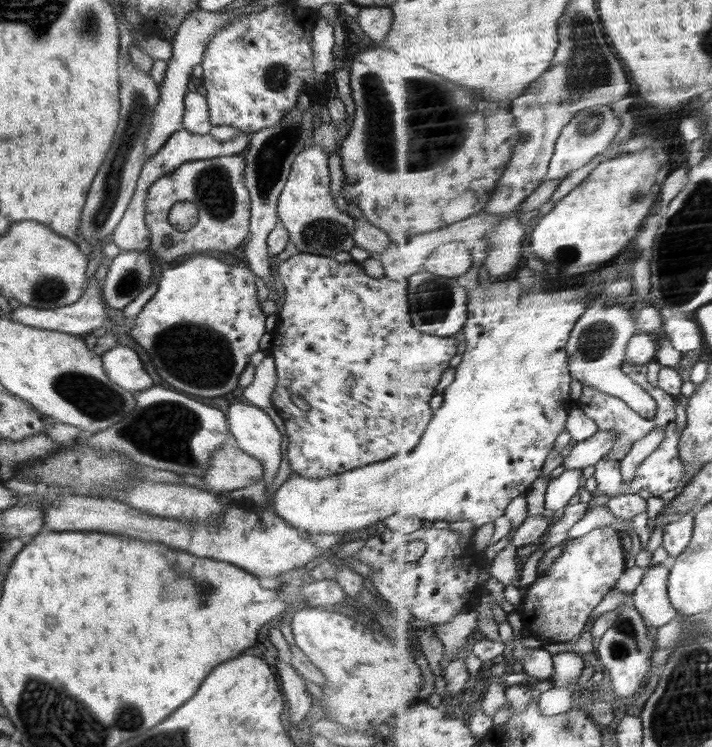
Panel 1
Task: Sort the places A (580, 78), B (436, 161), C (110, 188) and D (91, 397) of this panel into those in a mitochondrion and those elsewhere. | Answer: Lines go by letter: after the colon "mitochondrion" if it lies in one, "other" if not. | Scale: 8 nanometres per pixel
A: mitochondrion
B: other
C: mitochondrion
D: mitochondrion

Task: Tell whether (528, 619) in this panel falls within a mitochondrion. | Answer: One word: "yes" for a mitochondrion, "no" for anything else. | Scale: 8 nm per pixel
no

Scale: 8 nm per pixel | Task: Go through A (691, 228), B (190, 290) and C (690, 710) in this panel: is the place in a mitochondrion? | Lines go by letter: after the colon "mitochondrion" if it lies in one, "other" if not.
A: mitochondrion
B: other
C: mitochondrion

